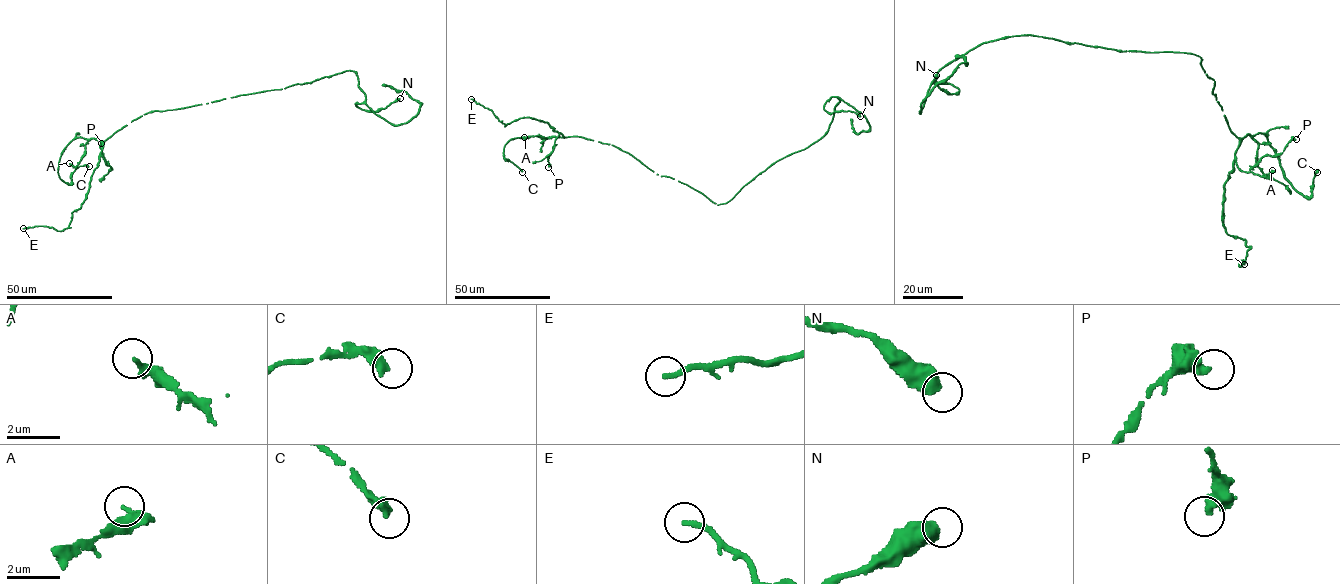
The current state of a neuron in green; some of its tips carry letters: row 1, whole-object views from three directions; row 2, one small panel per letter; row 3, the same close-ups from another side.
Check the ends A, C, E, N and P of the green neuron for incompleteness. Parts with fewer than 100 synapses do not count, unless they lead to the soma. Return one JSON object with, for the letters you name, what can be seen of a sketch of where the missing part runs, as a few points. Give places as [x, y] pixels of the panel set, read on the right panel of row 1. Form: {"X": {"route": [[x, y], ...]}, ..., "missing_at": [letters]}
{"missing_at": []}

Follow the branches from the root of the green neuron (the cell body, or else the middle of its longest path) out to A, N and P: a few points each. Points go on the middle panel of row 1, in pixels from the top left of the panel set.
A: (717, 204), (688, 185), (657, 174), (612, 144), (578, 136), (524, 137)
N: (717, 204), (729, 201), (777, 161), (822, 138), (839, 101), (831, 96), (825, 110), (851, 111), (860, 116)
P: (717, 204), (688, 185), (657, 174), (612, 144), (582, 137), (564, 137), (559, 133), (549, 156), (548, 167)

